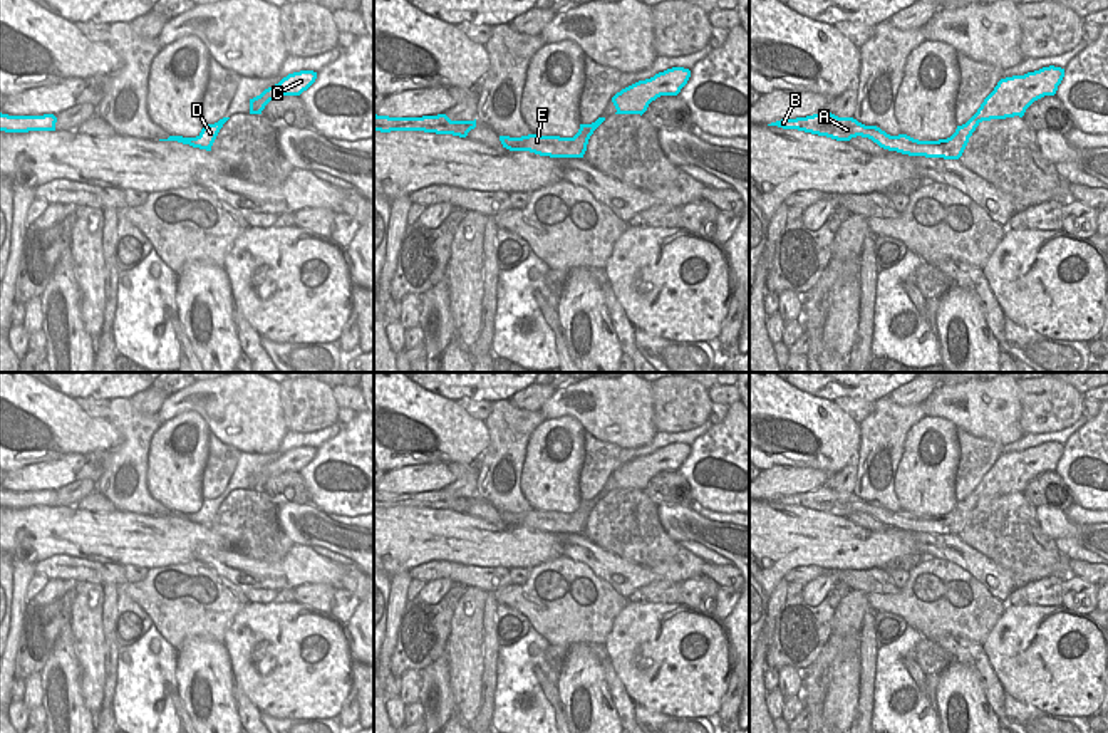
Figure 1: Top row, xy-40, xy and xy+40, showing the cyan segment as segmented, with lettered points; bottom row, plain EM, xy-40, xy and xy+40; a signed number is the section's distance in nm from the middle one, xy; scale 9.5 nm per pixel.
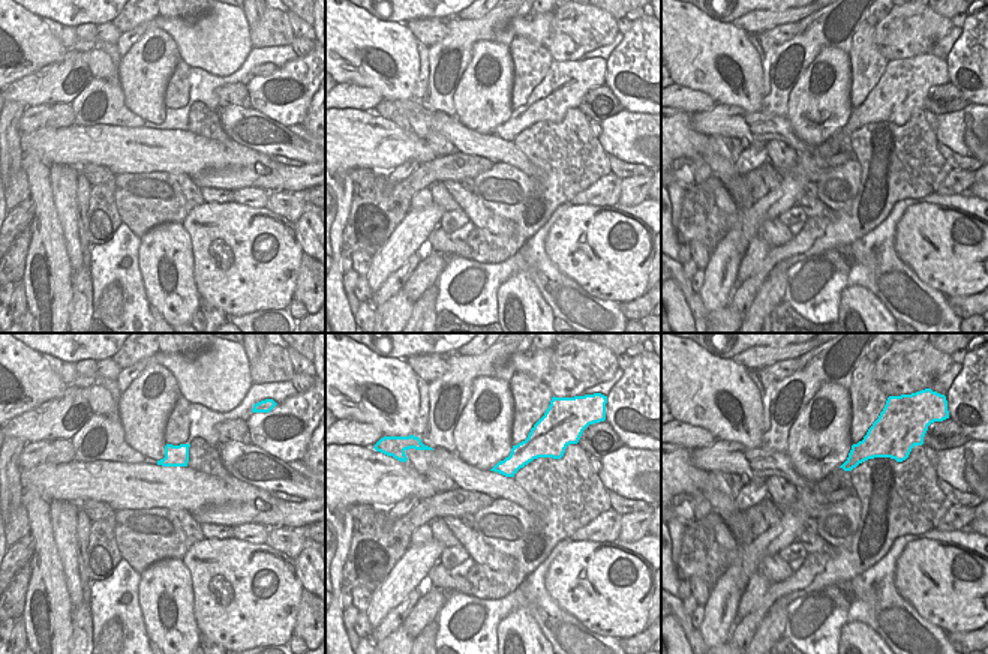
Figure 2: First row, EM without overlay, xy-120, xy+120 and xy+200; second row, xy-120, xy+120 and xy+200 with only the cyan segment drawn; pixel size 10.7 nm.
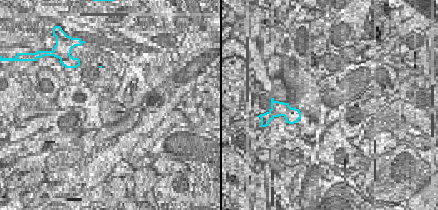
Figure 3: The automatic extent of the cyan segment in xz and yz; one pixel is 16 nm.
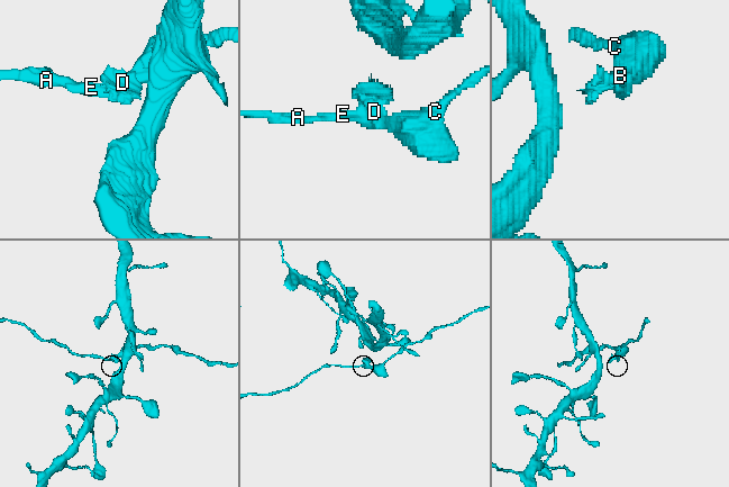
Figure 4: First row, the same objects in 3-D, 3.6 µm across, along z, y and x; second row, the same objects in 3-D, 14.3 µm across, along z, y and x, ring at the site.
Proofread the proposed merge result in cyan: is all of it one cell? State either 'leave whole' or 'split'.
split

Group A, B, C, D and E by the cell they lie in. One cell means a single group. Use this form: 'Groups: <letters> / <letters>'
Groups: A B C E / D

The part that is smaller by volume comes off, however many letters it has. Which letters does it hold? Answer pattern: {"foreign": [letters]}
{"foreign": ["D"]}

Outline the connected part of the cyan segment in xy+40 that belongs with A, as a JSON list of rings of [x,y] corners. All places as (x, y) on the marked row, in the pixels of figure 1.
[[[1043,67],[1024,75],[1001,79],[994,91],[984,99],[977,112],[949,141],[919,141],[907,134],[890,136],[877,126],[865,126],[853,117],[838,117],[828,111],[818,114],[781,119],[768,126],[783,129],[798,129],[836,141],[850,141],[862,136],[877,143],[880,148],[909,156],[959,159],[969,143],[969,138],[982,121],[1023,117],[1026,109],[1044,96],[1054,96],[1064,77],[1061,67]]]

